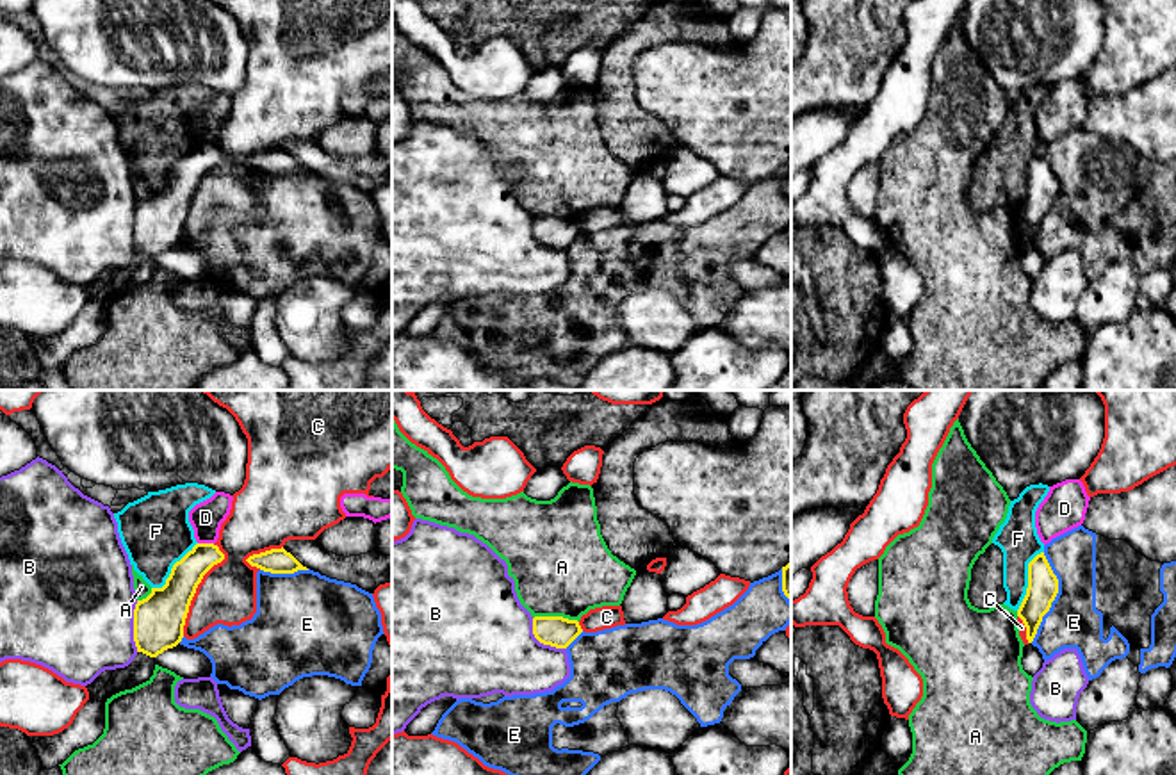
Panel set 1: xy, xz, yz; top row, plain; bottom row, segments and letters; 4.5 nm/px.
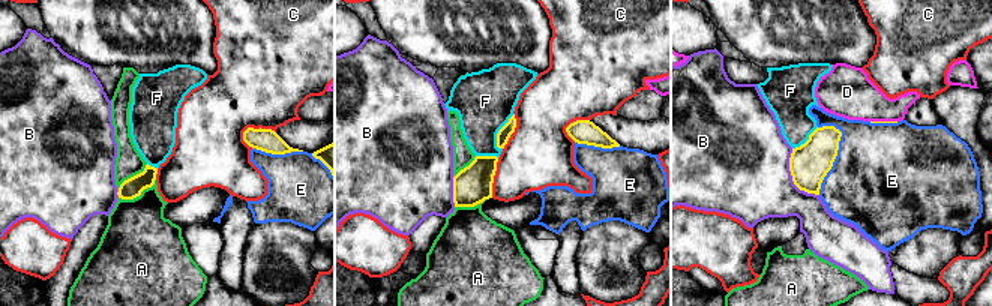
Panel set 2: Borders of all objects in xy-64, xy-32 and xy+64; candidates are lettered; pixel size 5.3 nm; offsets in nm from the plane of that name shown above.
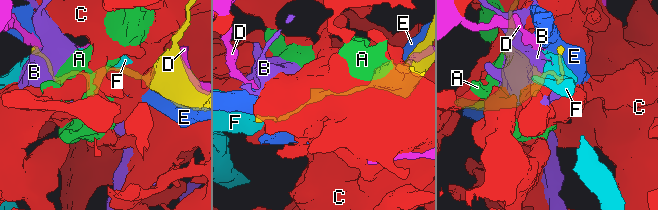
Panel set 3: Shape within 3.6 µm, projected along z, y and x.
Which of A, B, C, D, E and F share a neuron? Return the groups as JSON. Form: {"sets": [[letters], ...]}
{"sets": [["A"], ["B"], ["C"], ["D"], ["E"], ["F"]]}

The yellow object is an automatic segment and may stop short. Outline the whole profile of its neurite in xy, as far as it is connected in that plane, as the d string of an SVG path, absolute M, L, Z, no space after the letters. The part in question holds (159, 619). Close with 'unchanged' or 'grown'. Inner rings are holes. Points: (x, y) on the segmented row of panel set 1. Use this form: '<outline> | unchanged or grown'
M196 543L173 565L162 588L151 588L146 599L137 600L134 609L137 652L157 657L182 641L185 618L198 584L223 559L225 554L217 545Z | unchanged

